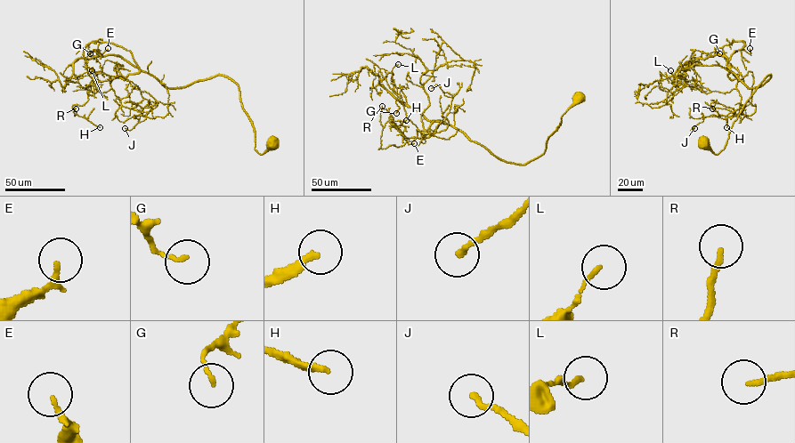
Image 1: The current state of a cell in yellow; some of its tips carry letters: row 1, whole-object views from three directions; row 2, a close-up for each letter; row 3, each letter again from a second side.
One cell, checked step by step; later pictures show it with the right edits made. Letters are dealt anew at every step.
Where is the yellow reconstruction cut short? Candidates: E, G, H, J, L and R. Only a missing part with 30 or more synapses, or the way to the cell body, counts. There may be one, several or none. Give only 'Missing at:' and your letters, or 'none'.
Missing at: H, R

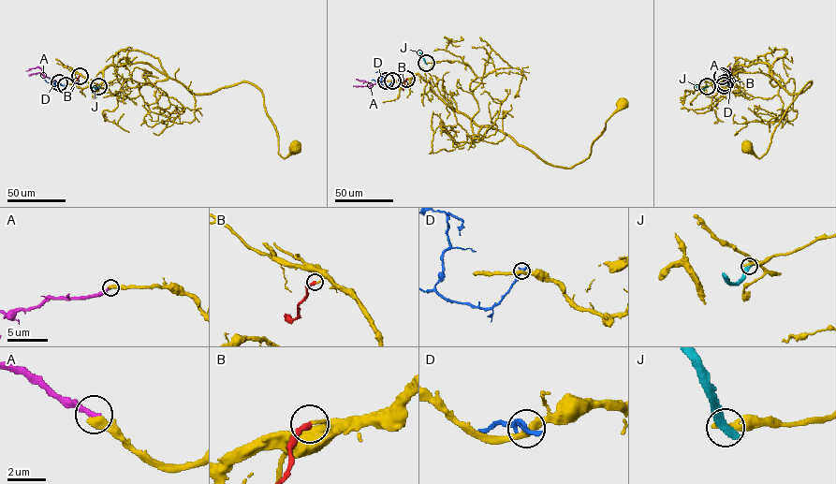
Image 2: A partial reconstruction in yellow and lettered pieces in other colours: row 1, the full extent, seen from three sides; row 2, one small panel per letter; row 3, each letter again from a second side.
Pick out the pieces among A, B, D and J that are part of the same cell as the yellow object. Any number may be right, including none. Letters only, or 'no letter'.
A, B

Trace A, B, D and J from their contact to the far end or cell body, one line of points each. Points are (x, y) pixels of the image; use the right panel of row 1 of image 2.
A: (725, 82), (729, 66), (729, 71)
B: (722, 76), (734, 81)
D: (724, 85), (729, 84), (716, 84), (715, 78)
J: (707, 86), (701, 89), (696, 86)

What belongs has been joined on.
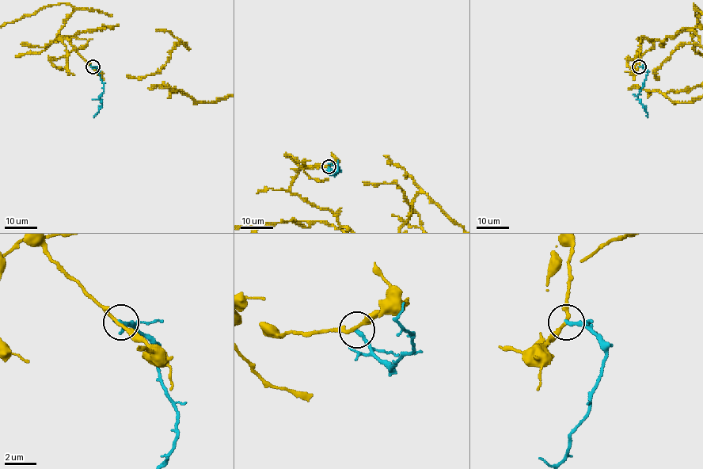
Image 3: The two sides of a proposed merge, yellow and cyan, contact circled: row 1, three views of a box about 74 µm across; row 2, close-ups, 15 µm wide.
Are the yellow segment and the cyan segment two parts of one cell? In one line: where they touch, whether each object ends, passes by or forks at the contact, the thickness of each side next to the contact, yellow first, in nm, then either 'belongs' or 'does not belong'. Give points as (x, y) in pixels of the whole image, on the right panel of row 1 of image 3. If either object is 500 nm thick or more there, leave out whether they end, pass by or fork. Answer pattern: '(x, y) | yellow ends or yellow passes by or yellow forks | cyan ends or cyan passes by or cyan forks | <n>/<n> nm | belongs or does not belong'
(639, 66) | yellow passes by | cyan ends | 190/240 nm | does not belong

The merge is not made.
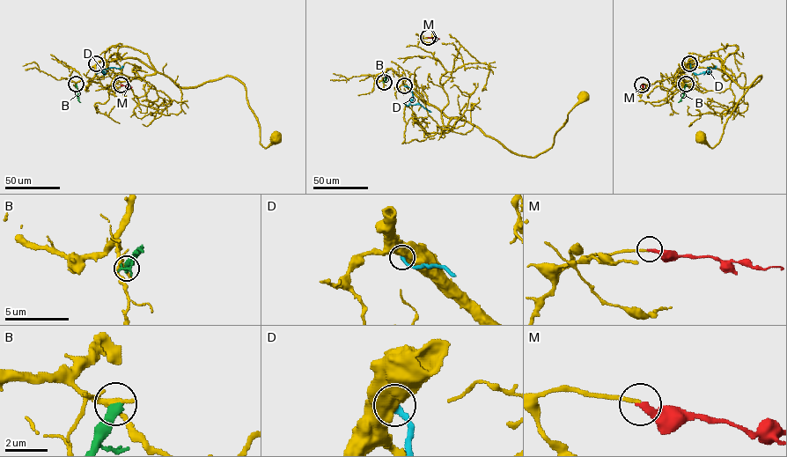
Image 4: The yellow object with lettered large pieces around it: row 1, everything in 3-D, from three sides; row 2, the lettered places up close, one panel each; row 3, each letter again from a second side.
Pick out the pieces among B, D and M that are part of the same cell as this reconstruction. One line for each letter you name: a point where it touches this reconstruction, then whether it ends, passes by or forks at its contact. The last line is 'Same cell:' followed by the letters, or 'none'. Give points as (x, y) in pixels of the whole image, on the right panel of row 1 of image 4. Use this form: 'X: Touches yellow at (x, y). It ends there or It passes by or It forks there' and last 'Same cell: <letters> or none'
M: Touches yellow at (642, 84). It ends there
Same cell: M

